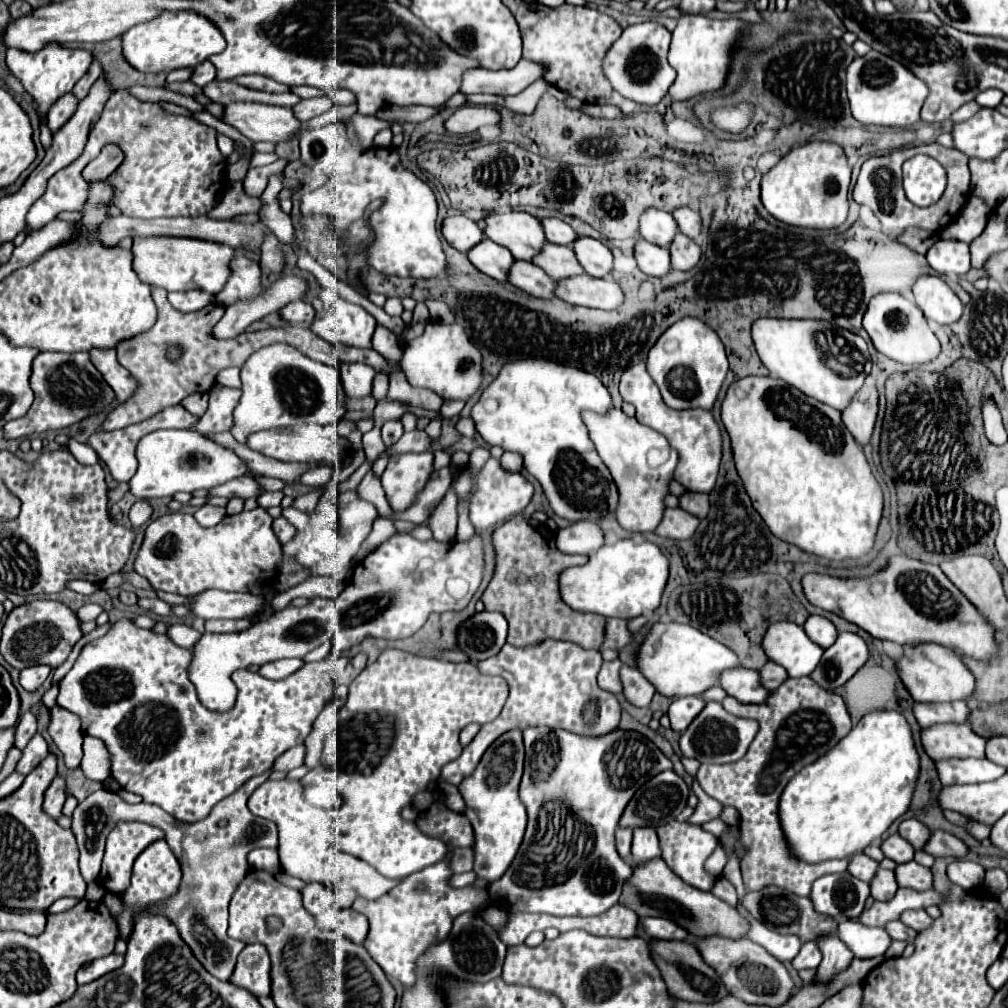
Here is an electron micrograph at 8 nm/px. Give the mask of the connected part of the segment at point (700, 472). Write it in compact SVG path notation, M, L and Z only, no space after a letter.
M639 362L631 368L627 368L621 376L619 392L625 402L633 404L637 408L637 420L657 432L661 432L673 448L679 452L679 466L675 470L675 480L681 482L691 492L711 492L717 480L721 454L723 454L723 438L717 422L711 418L709 410L673 410L669 408L661 394L657 384L647 372L645 362Z

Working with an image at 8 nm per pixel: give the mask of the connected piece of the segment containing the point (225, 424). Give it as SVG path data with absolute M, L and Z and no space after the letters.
M221 388L219 392L209 394L209 408L203 418L193 426L193 430L203 434L229 432L233 426L233 408L239 402L237 388Z

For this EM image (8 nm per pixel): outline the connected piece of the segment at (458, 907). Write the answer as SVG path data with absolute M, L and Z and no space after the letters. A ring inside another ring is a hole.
M449 848L447 856L441 862L407 876L385 896L377 900L357 898L353 904L357 912L369 918L369 934L363 946L367 948L371 958L383 968L383 972L391 978L397 978L405 988L417 982L417 960L433 944L447 940L453 920L463 912L477 910L479 904L483 904L483 900L489 898L487 890L475 886L453 888L449 884L453 876L451 860L453 860L453 848ZM417 884L425 884L427 890L417 892Z

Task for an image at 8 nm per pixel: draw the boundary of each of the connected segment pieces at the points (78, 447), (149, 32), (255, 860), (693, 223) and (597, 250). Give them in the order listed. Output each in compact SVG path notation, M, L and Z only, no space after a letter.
M69 442L69 452L75 456L75 460L77 462L81 462L81 464L85 464L85 466L93 466L93 464L97 464L99 462L99 458L97 458L97 454L87 446L87 444L81 444L81 442Z
M163 10L153 20L141 22L123 34L123 56L131 66L141 72L171 72L177 68L197 66L209 56L225 50L225 38L221 30L193 10Z
M255 848L247 854L247 862L251 870L265 870L269 874L279 872L279 856L275 848Z
M679 208L673 212L673 218L677 220L679 224L679 230L689 236L691 240L697 240L701 236L701 216L697 210L691 210L691 208Z
M581 236L579 242L573 242L573 250L587 274L607 278L613 272L613 254L601 240Z

